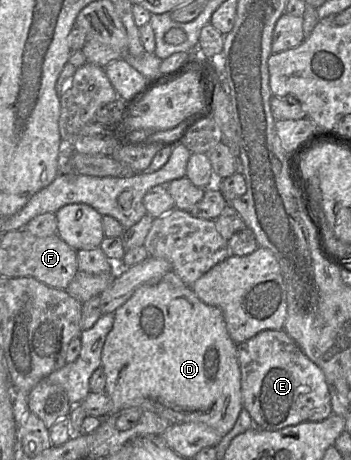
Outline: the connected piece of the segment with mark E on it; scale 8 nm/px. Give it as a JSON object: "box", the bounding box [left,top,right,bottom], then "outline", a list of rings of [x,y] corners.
{"box":[237,329,333,431],"outline":[[[283,329],[265,330],[238,344],[237,357],[242,405],[254,426],[275,431],[303,422],[322,421],[333,413],[323,371]]]}

